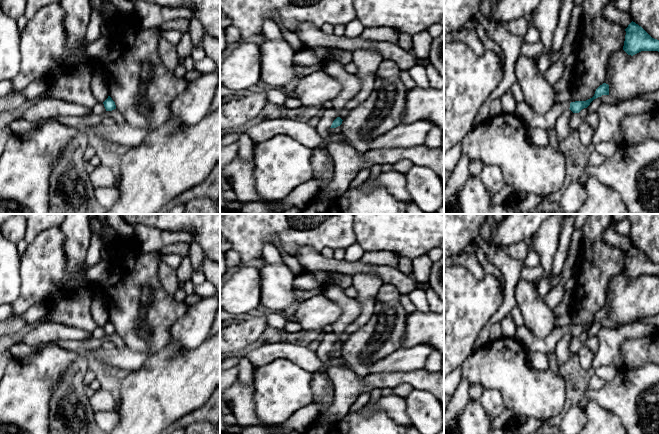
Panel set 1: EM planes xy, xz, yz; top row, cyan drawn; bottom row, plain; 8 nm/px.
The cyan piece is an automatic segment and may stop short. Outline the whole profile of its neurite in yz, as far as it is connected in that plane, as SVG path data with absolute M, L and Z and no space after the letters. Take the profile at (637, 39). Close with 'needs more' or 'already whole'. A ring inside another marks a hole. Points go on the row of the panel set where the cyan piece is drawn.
M631 22L625 29L623 50L628 55L635 55L641 51L658 51L659 40L652 38L641 26Z | already whole

